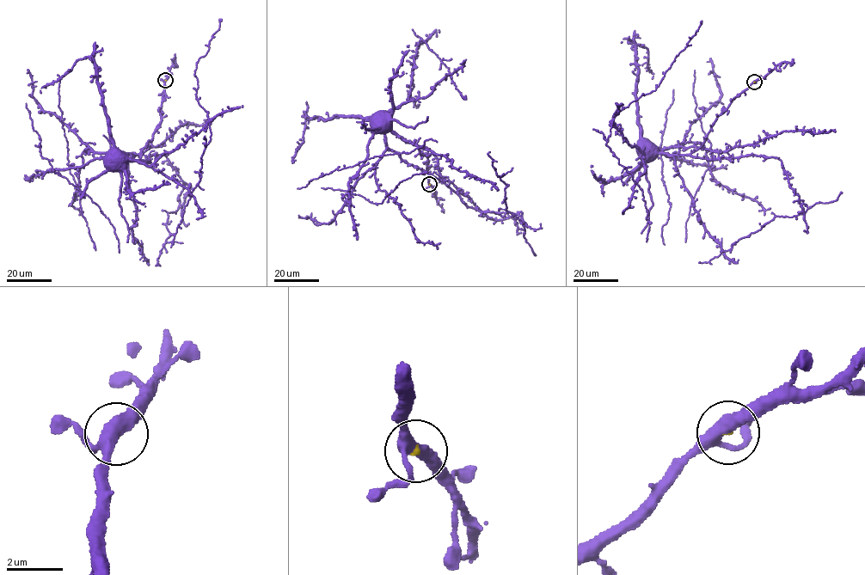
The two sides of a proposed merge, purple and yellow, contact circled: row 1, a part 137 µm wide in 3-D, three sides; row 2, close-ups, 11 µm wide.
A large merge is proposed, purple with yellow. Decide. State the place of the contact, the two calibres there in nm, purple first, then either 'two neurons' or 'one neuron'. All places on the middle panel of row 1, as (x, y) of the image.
(429, 184) | 400/60 nm | one neuron

